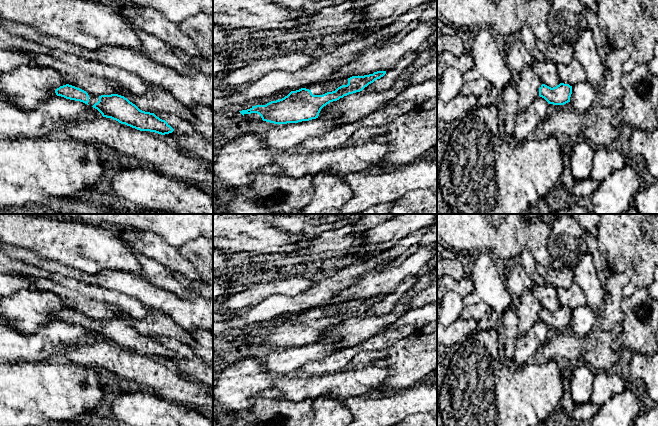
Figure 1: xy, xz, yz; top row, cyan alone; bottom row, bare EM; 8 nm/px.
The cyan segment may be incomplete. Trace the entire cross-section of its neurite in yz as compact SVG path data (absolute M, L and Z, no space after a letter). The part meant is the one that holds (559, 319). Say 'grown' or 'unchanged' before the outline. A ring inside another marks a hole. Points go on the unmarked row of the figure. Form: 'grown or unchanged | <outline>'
unchanged | M560 307L556 311L549 311L542 308L539 312L539 320L544 322L549 328L564 329L570 326L572 310Z

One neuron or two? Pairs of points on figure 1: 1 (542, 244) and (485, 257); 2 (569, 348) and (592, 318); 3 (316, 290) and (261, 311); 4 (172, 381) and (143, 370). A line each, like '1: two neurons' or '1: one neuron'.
1: two neurons
2: two neurons
3: one neuron
4: one neuron

